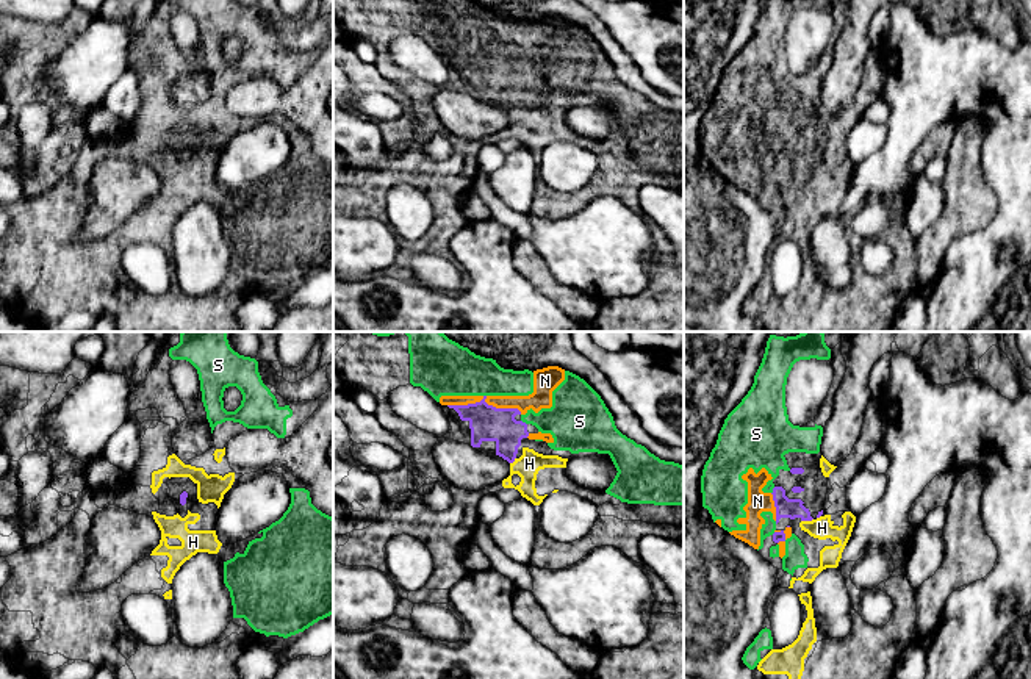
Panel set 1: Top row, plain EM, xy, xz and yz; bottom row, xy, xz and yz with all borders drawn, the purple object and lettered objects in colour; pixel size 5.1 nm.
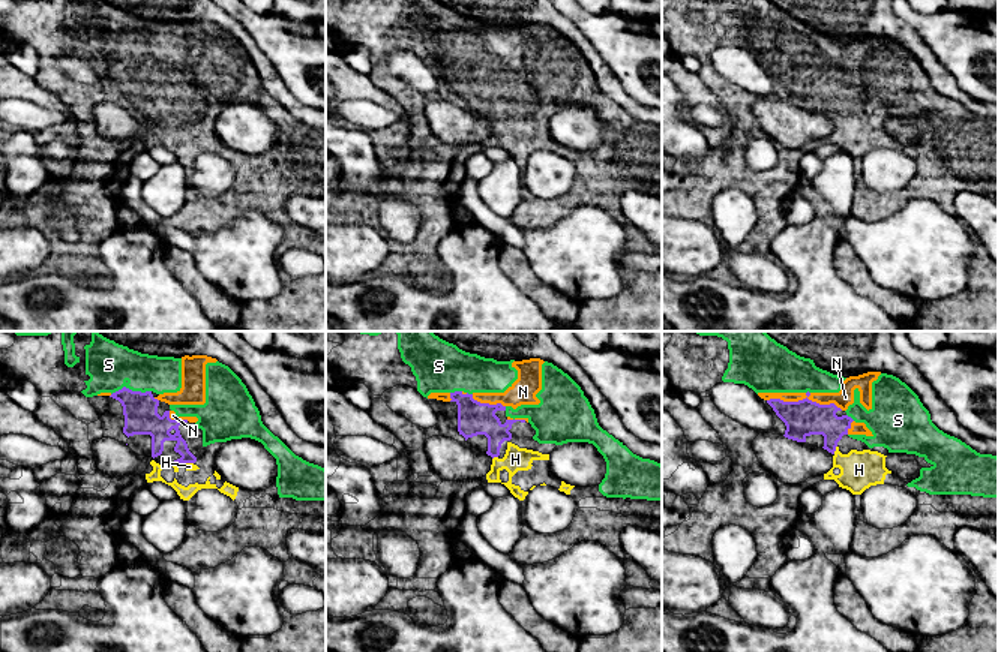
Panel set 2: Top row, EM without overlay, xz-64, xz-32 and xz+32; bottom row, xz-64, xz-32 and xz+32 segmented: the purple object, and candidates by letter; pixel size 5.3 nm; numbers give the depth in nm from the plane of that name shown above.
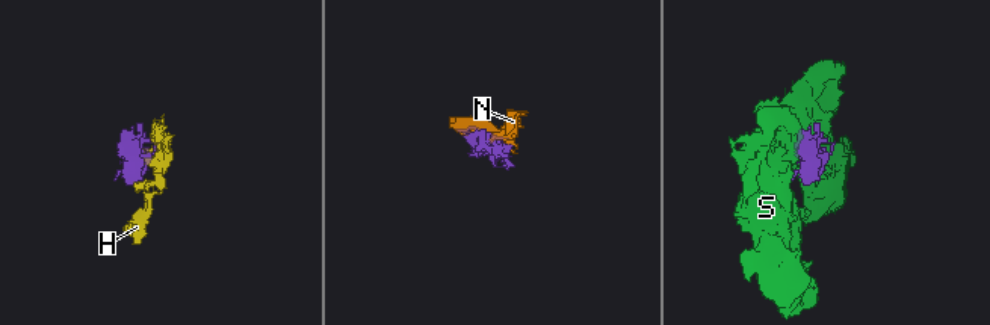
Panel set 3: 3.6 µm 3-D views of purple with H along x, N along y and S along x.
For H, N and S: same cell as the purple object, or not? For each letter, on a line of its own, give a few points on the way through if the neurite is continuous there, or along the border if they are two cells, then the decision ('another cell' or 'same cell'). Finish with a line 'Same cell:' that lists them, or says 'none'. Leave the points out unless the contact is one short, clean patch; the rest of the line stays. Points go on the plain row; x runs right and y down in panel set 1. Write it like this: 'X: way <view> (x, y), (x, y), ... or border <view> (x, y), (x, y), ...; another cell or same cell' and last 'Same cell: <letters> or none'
H: same cell
N: same cell
S: same cell
Same cell: H, N, S

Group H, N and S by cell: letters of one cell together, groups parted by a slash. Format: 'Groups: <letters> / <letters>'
Groups: H N S

